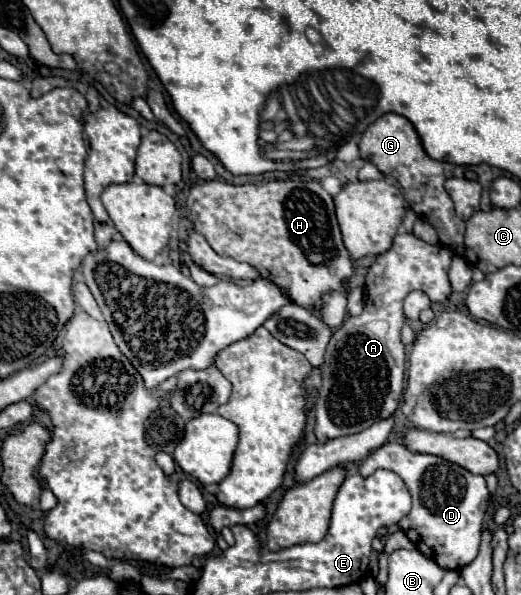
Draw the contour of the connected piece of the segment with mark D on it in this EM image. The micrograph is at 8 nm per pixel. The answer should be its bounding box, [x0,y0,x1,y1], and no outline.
[359,442,489,570]

